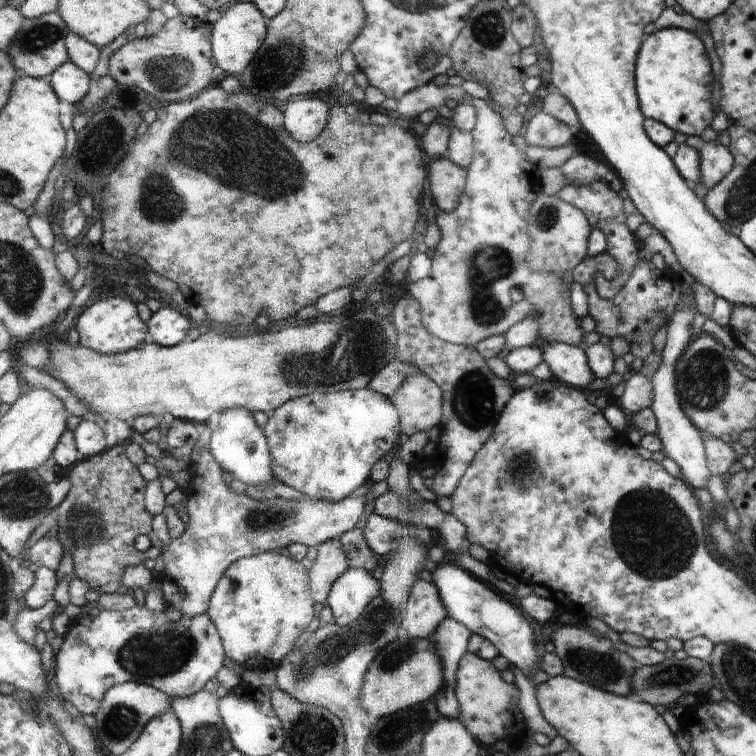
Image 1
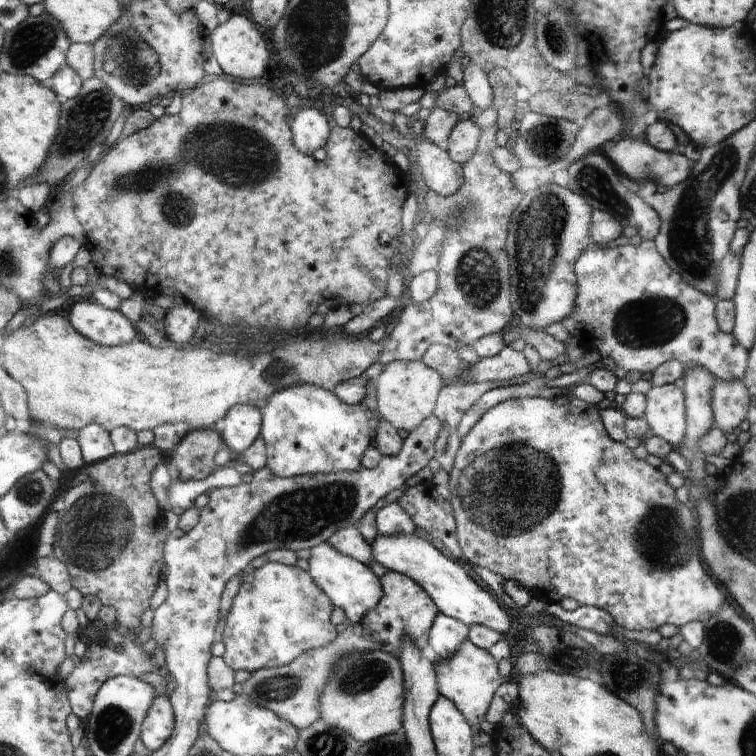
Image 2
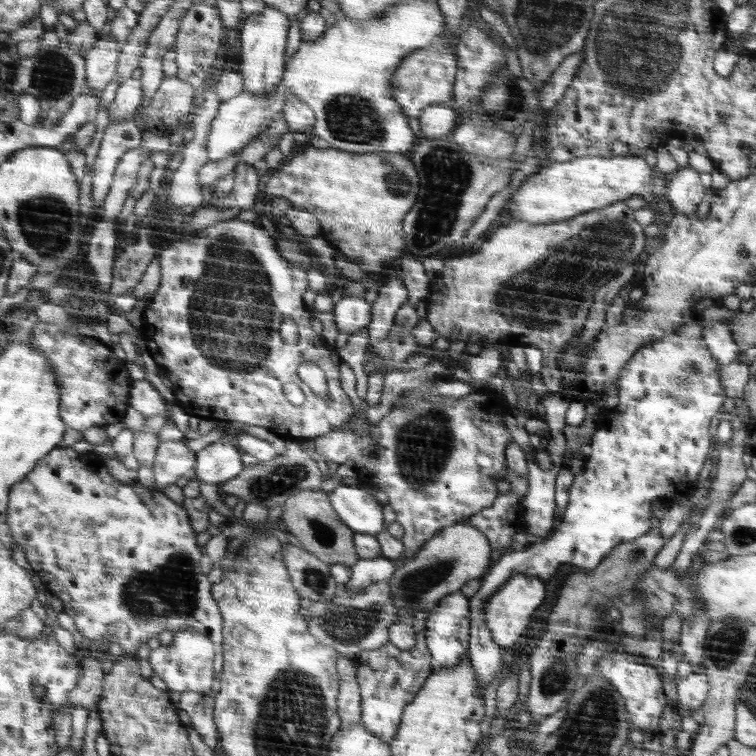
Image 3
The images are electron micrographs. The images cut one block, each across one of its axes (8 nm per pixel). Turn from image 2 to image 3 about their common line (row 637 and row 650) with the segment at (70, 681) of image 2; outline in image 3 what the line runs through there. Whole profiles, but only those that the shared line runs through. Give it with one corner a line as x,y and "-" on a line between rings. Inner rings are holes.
58,446
44,457
29,477
24,478
13,487
8,524
16,543
22,547
27,561
33,570
42,577
43,582
54,594
62,599
63,612
74,619
76,628
85,640
90,639
95,648
105,648
109,641
117,641
125,656
138,654
141,644
157,637
163,630
171,630
176,634
180,629
192,629
205,634
209,639
220,644
224,641
224,618
220,614
217,600
210,596
210,582
205,571
200,572
200,550
196,546
193,524
190,524
188,512
156,488
143,486
142,482
121,482
106,469
106,457
95,452
78,453
72,447

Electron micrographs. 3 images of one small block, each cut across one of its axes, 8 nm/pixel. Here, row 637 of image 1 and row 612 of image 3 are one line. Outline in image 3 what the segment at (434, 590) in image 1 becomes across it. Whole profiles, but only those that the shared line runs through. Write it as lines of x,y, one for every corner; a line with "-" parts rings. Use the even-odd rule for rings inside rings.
431,610
414,611
412,615
413,630
416,632
416,645
412,649
402,650
388,641
380,649
366,650
355,658
356,678
361,696
360,708
362,723
366,730
374,733
382,742
390,742
397,736
404,716
405,706
424,688
425,682
433,673
433,657
426,638
426,622

